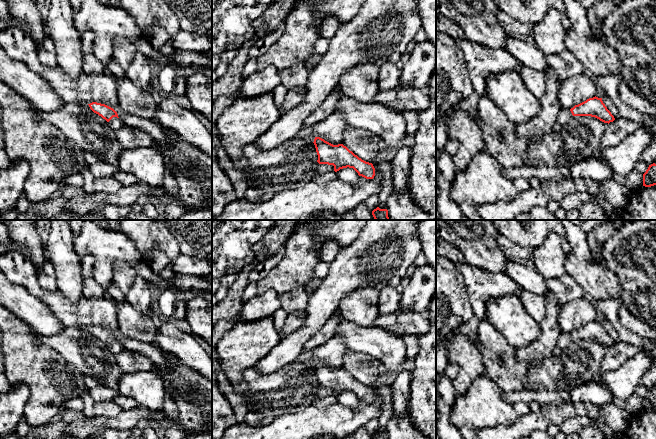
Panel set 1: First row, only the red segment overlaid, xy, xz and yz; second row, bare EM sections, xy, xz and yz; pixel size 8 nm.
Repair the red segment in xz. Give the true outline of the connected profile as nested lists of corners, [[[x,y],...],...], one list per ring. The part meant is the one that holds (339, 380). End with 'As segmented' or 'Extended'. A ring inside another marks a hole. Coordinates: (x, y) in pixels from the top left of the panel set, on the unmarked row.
[[[315,361],[313,367],[319,388],[333,389],[335,396],[347,391],[353,392],[359,400],[366,403],[374,402],[373,388],[362,384],[343,368],[333,369],[320,361]]]. As segmented

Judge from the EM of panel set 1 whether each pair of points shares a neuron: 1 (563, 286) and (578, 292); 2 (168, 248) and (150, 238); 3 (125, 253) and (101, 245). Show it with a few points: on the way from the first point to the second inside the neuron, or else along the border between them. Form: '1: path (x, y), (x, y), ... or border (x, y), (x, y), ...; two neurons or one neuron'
1: path (567, 289), (574, 291); one neuron
2: path (164, 244), (158, 238), (154, 238); one neuron
3: path (119, 250), (114, 245), (107, 245); one neuron

